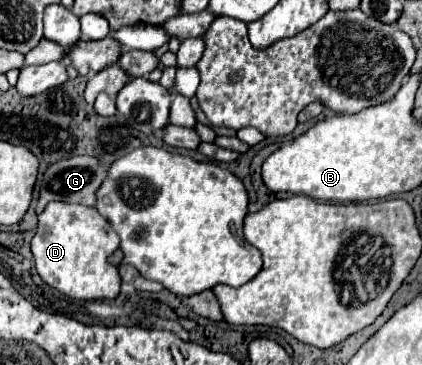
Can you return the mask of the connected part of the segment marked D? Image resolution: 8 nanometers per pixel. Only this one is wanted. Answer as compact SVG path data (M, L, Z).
M50 203L38 215L38 227L32 239L32 253L36 271L46 285L72 299L96 301L114 299L120 293L118 267L108 263L108 257L118 249L118 245L120 237L94 207Z

